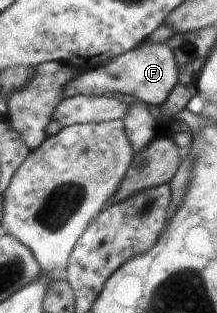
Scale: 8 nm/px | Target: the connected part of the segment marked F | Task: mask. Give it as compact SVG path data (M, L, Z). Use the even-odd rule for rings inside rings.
M145 43L140 47L130 50L128 53L120 54L119 57L107 59L100 66L85 71L82 67L77 77L73 77L64 85L65 97L83 95L86 97L109 97L113 94L131 94L148 106L162 106L171 96L173 88L177 86L179 70L175 64L173 53L166 43Z

